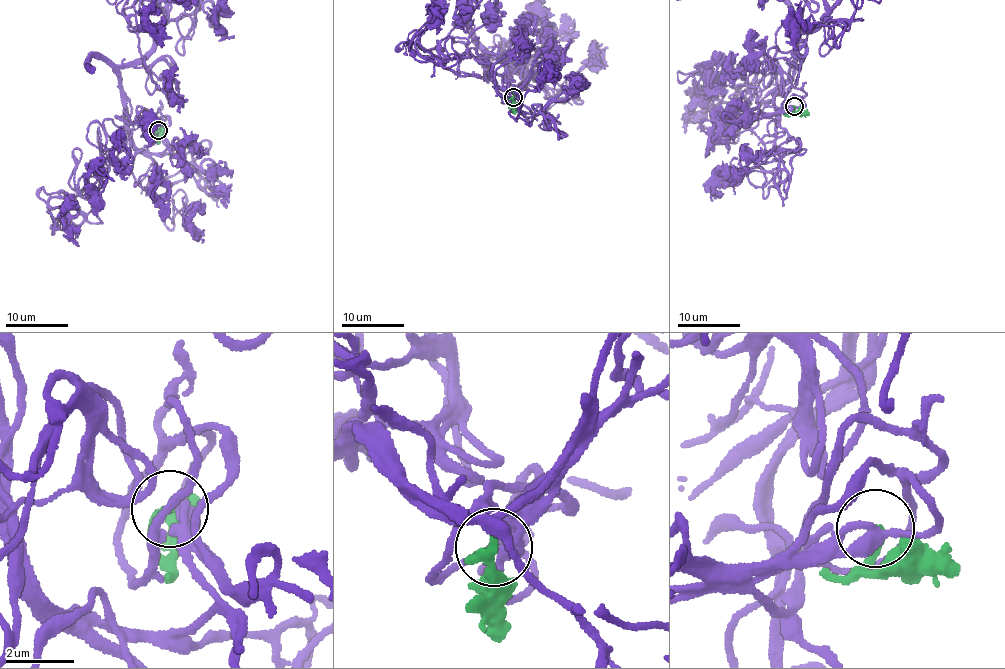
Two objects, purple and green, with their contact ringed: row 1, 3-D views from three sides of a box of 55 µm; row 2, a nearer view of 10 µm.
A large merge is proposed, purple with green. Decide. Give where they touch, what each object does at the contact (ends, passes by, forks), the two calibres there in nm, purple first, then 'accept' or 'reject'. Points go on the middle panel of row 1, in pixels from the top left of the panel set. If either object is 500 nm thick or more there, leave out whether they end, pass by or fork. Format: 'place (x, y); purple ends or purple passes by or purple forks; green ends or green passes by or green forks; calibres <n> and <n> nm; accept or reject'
place (513, 97); purple passes by; green ends; calibres 360 and 190 nm; accept

